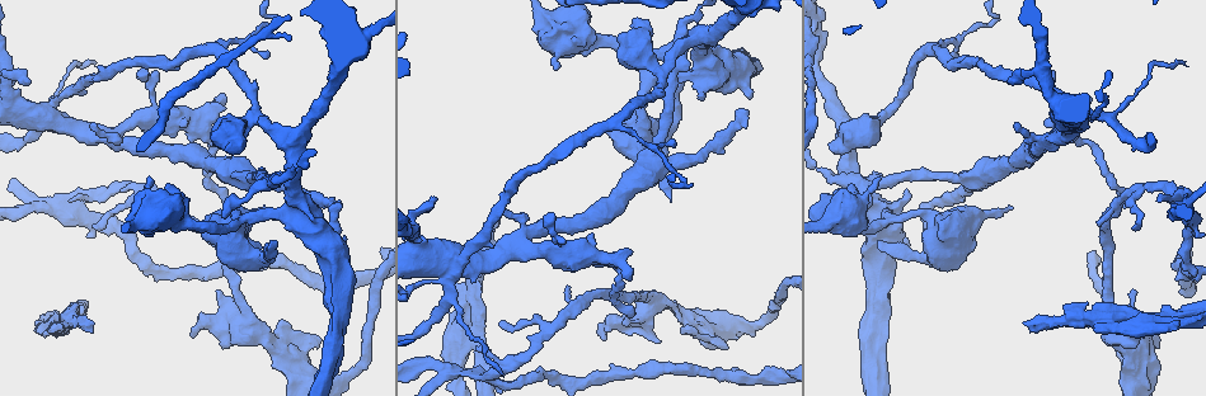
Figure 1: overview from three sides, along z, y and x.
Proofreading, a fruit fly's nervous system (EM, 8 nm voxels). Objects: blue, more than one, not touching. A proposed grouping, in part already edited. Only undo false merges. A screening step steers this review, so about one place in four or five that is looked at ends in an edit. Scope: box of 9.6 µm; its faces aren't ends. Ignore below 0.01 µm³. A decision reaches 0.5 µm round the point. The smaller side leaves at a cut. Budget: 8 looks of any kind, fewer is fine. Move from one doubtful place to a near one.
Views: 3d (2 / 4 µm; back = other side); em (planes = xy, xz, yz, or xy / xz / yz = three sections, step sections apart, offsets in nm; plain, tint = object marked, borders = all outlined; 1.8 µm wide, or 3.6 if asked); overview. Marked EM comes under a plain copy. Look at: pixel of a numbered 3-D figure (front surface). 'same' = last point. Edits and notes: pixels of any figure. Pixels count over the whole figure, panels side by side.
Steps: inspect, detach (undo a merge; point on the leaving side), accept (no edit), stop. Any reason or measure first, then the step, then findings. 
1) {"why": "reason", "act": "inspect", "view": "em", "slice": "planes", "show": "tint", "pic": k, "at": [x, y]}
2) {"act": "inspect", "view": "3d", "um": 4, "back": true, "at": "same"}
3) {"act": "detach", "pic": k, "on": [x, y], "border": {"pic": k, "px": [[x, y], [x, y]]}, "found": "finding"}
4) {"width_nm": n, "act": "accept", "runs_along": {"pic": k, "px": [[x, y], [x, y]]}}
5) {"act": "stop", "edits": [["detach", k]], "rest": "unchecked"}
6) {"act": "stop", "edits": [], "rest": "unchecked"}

{"why": "four arms meet", "act": "inspect", "view": "em", "slice": "xz", "step": 8, "show": "tint", "pic": 1, "at": [520, 246]}

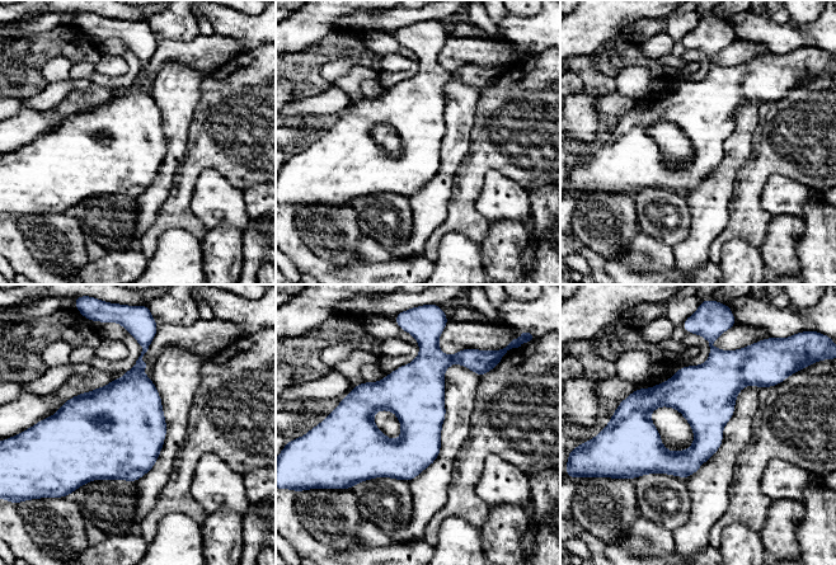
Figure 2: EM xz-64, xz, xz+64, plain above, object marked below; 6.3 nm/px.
{"act": "inspect", "view": "em", "slice": "planes", "show": "tint", "at": "same"}

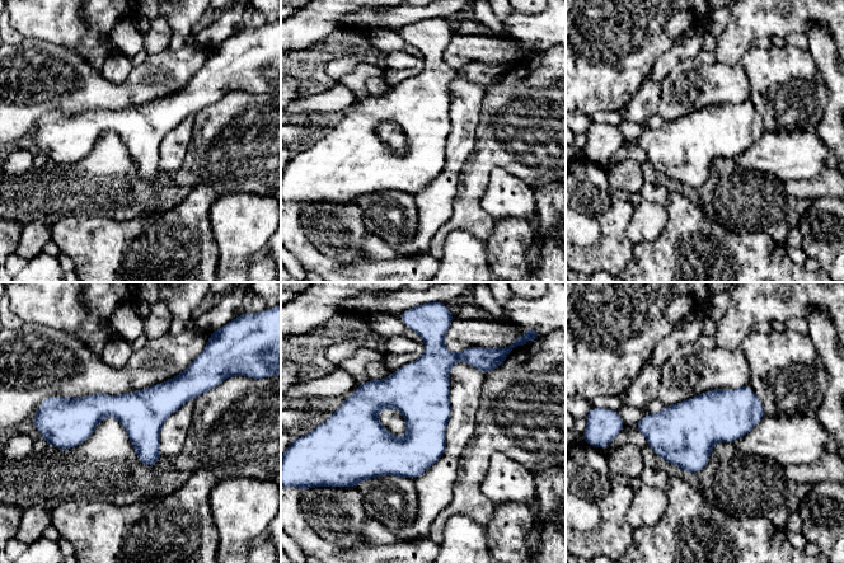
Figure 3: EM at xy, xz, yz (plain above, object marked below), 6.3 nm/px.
{"act": "accept", "runs_along": {"pic": 3, "px": [[205, 388], [62, 418]]}, "found": "one neuron here"}

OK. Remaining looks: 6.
{"why": "arms part here", "act": "inspect", "view": "em", "slice": "planes", "show": "tint", "pic": 1, "at": [43, 205]}

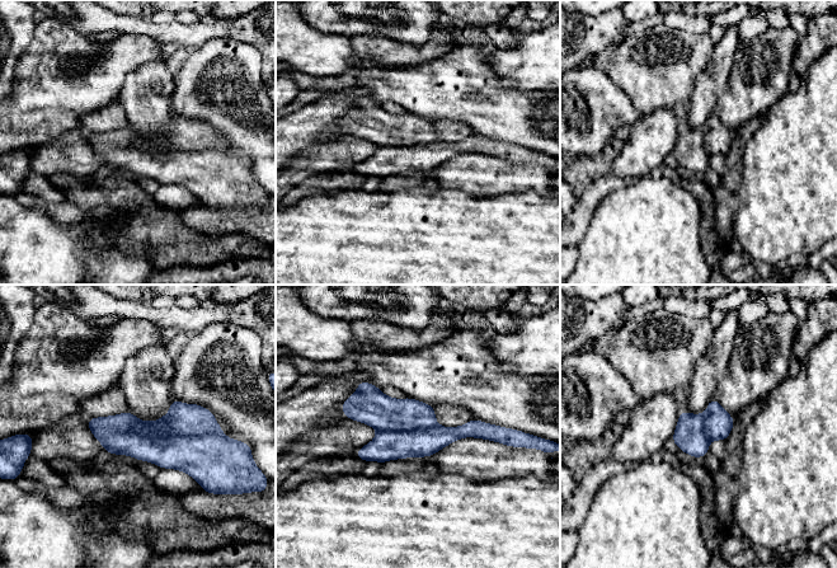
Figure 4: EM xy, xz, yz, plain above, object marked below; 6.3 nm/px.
{"act": "detach", "pic": 4, "on": [210, 459], "border": {"pic": 4, "px": [[142, 421], [149, 433], [221, 432]]}, "found": "two neurons meet here"}

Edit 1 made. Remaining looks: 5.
{"why": "closes a loop", "act": "inspect", "view": "em", "slice": "planes", "show": "tint", "pic": 1, "at": [476, 291]}

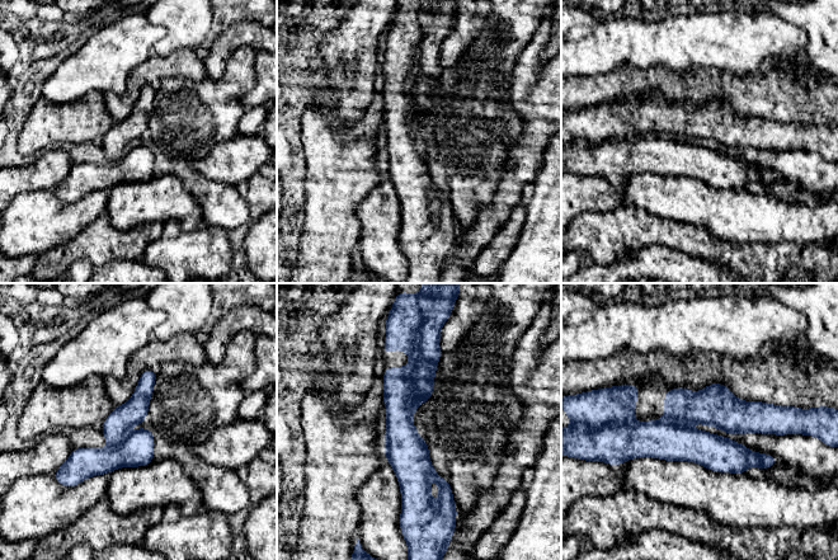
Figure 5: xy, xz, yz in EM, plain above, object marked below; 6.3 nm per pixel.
{"act": "detach", "pic": 5, "on": [400, 403], "border": {"pic": 5, "px": [[408, 367], [412, 393], [419, 404]]}, "found": "a second neuron is stuck on"}

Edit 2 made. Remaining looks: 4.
{"act": "stop", "edits": [["detach", 4], ["detach", 5]], "rest": "unchecked"}

